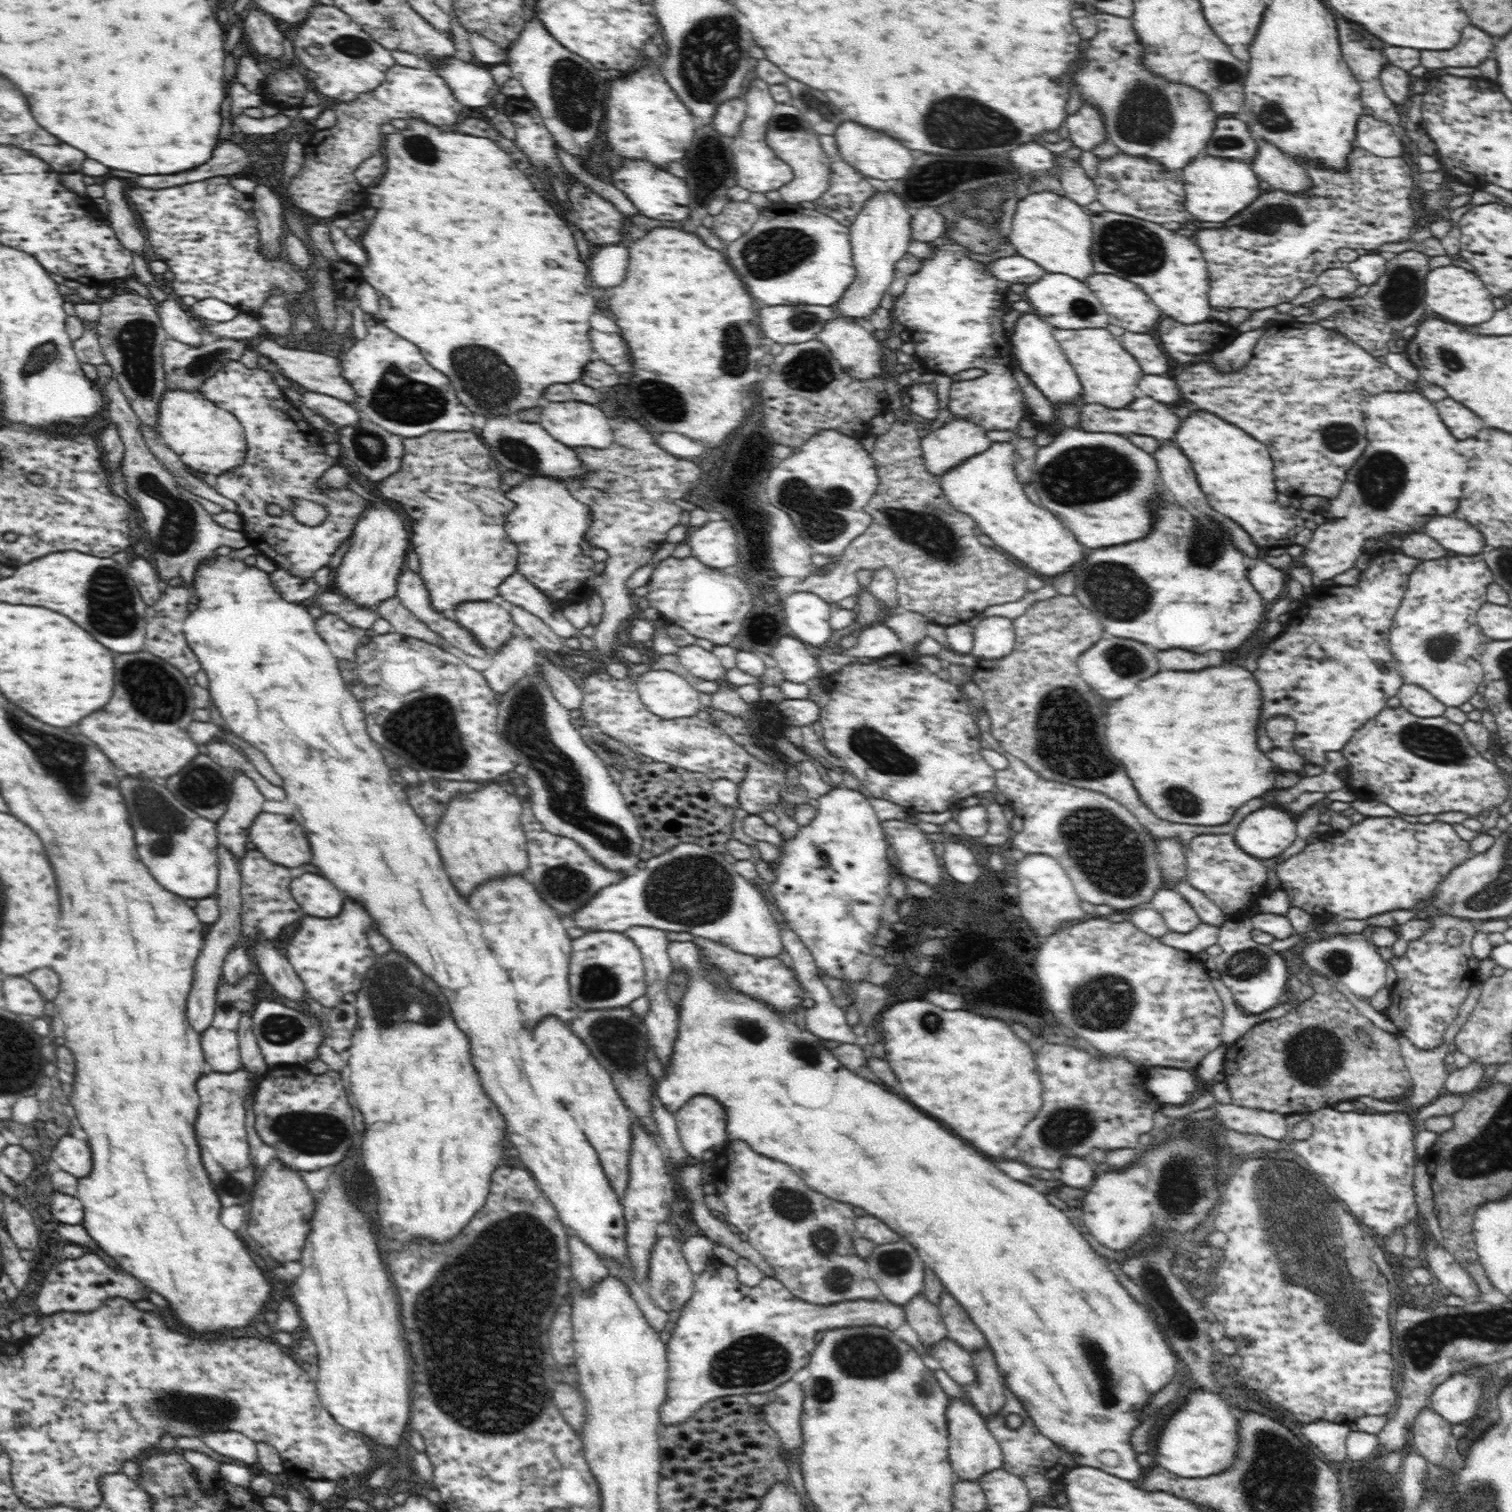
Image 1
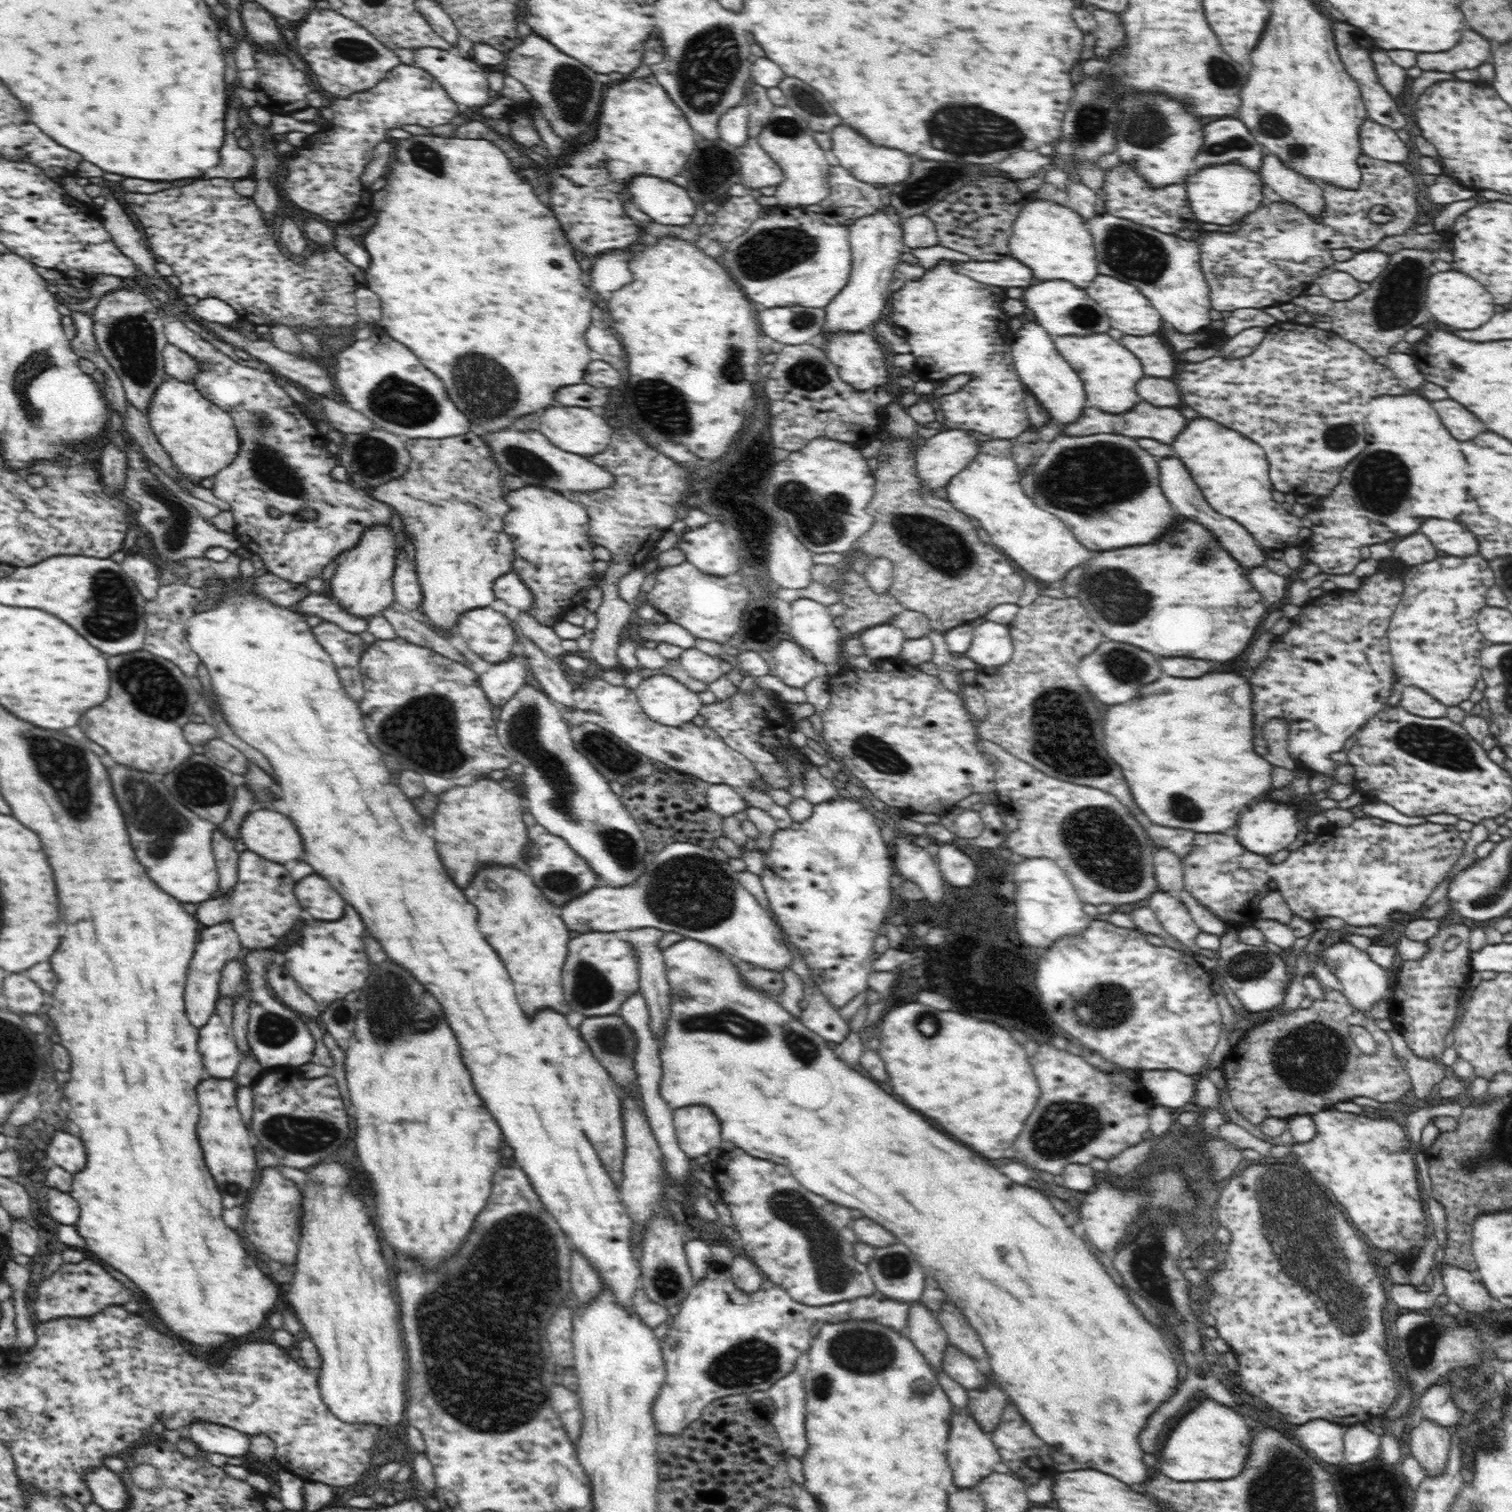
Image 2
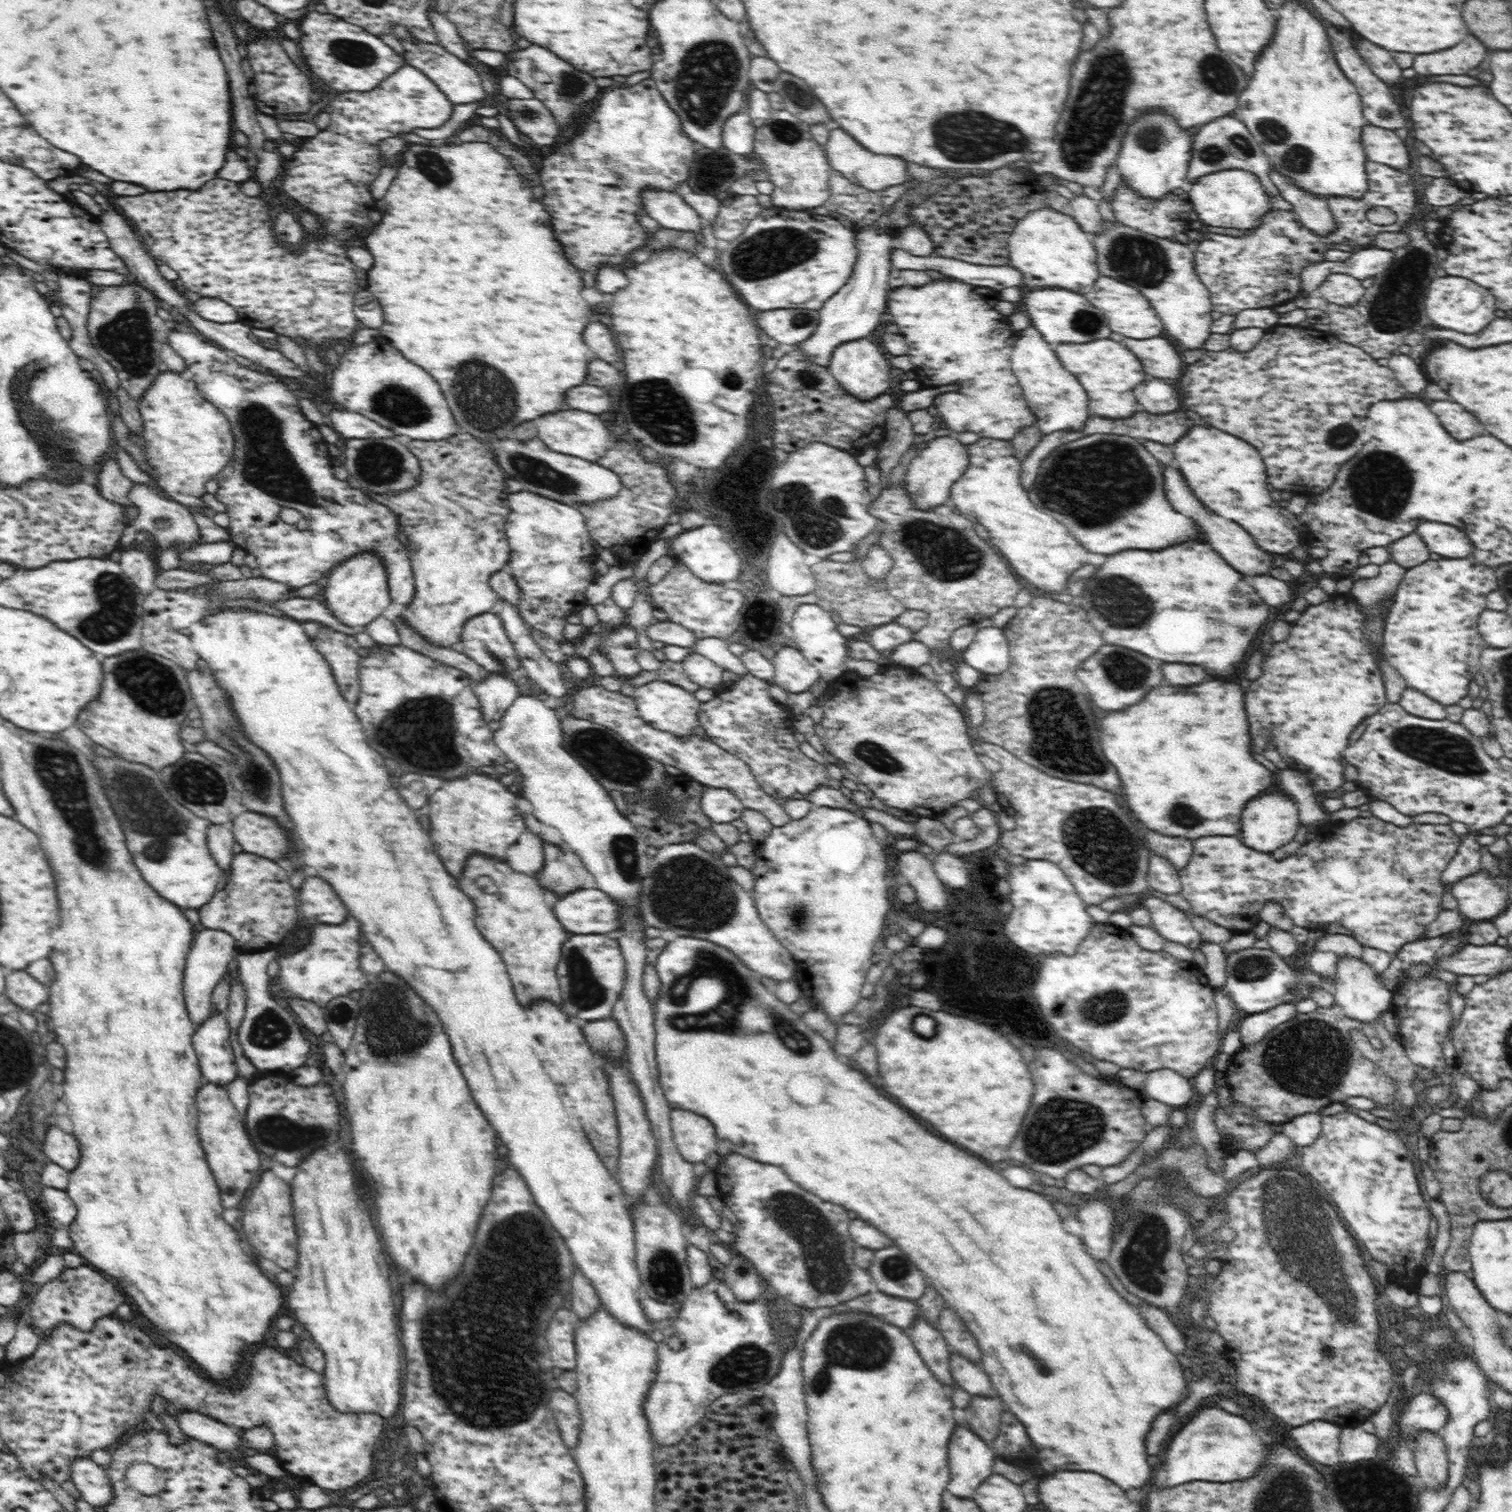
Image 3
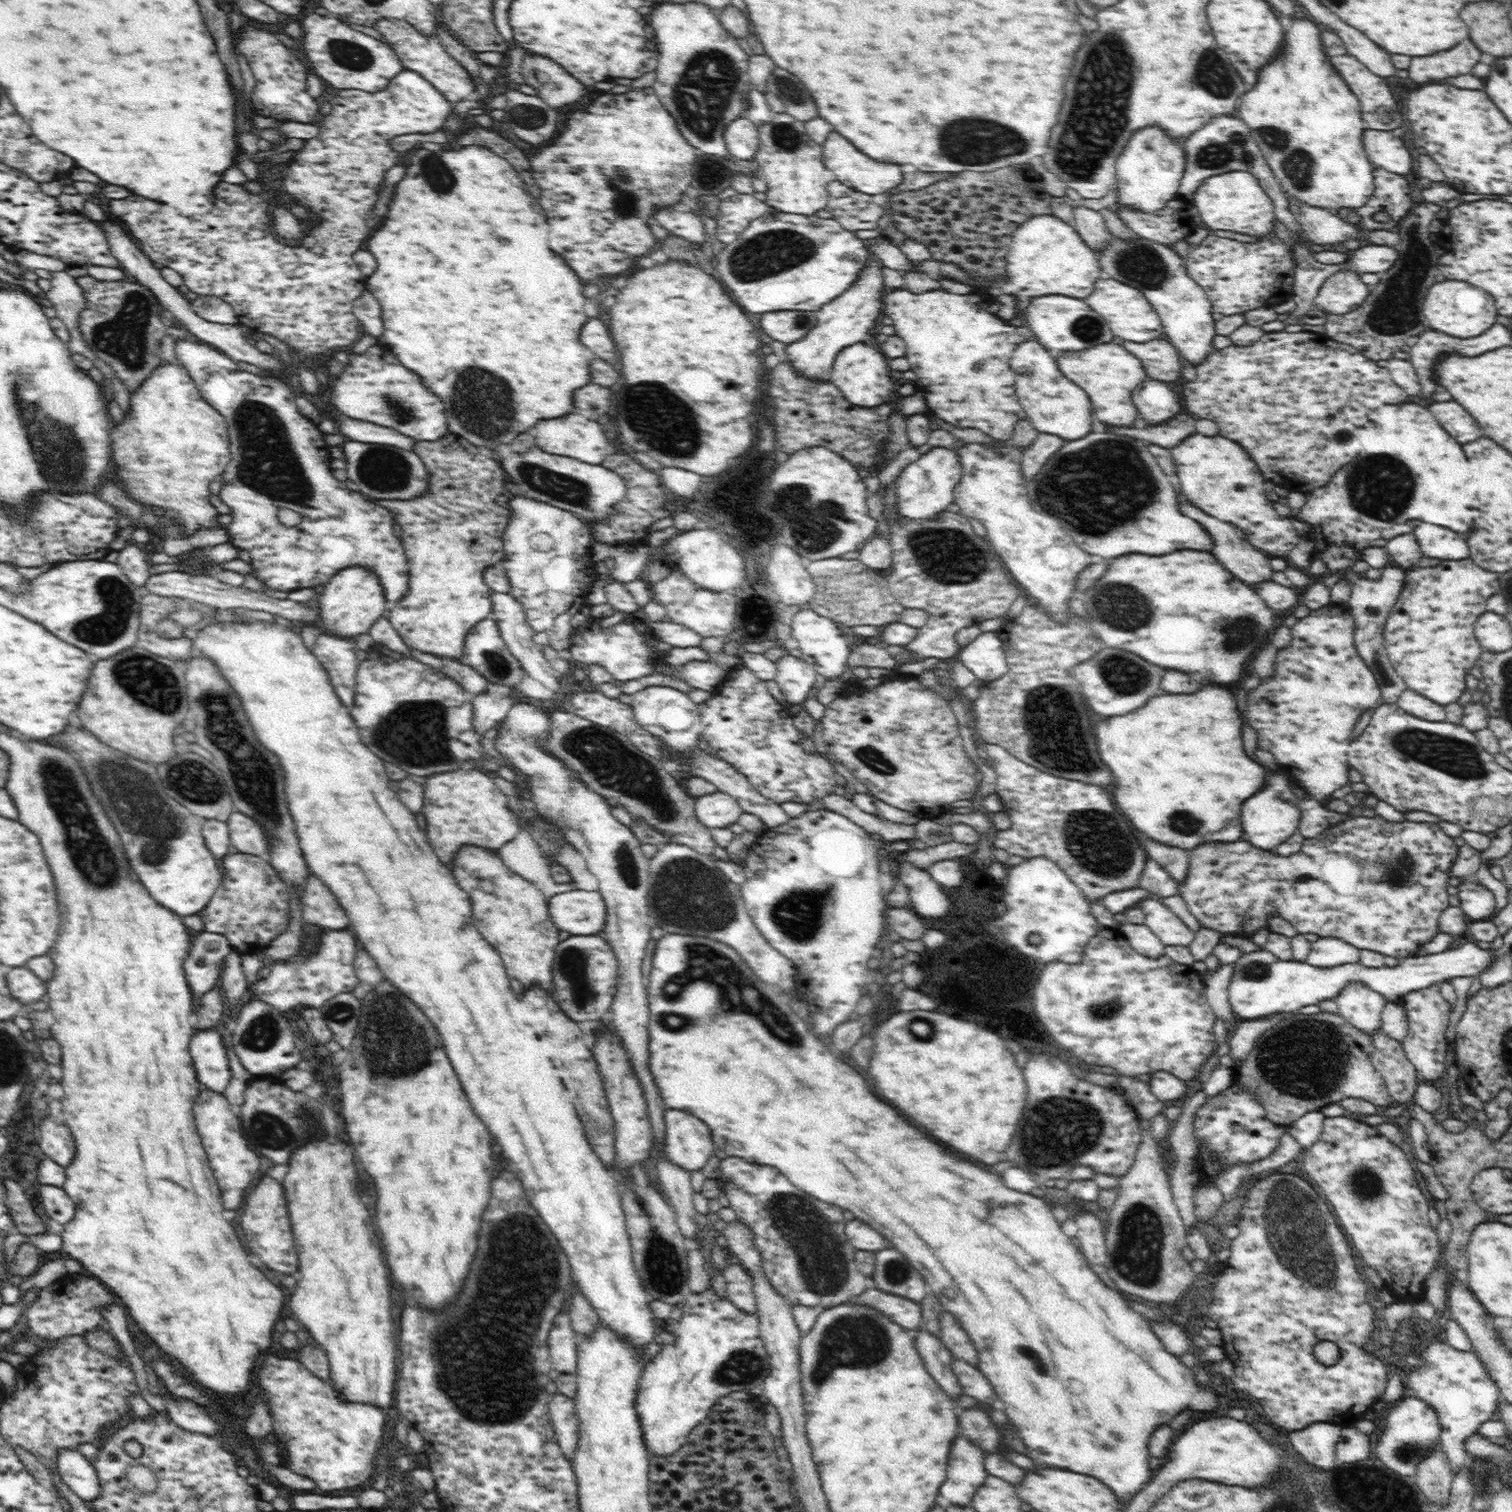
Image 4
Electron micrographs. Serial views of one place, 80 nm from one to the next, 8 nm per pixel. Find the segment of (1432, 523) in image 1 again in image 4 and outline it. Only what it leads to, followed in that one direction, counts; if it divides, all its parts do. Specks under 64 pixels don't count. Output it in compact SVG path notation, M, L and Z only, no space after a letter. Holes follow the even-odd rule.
M1418 524L1413 533L1418 538L1424 556L1440 560L1462 560L1470 556L1466 538L1450 532L1448 528L1440 528L1436 524Z

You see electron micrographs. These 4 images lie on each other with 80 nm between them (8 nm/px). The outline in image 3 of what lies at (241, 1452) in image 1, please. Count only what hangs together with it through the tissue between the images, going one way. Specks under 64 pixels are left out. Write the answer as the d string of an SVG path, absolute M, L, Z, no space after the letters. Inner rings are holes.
M186 1410L182 1414L178 1412L174 1418L176 1418L179 1427L187 1437L212 1445L225 1453L226 1450L228 1454L232 1450L238 1450L238 1446L242 1442L242 1430L214 1420L205 1414Z

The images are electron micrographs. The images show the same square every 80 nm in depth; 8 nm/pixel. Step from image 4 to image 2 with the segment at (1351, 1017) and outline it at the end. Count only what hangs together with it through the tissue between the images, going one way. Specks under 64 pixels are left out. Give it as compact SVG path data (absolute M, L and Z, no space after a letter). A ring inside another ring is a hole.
M1339 940L1311 957L1315 959L1318 955L1323 958L1325 965L1329 966L1329 970L1332 970L1341 982L1342 995L1349 1000L1350 1007L1354 1007L1356 1011L1371 1016L1369 1014L1371 1006L1378 999L1392 999L1392 989L1388 986L1386 971L1382 966L1376 964L1376 961L1366 953L1366 950L1354 946L1352 943Z

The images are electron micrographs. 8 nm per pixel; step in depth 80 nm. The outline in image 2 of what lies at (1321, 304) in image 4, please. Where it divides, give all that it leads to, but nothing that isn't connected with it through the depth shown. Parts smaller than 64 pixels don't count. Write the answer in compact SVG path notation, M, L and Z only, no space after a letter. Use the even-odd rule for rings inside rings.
M1340 270L1325 271L1316 280L1322 295L1334 301L1351 299L1360 289L1360 281L1347 272Z

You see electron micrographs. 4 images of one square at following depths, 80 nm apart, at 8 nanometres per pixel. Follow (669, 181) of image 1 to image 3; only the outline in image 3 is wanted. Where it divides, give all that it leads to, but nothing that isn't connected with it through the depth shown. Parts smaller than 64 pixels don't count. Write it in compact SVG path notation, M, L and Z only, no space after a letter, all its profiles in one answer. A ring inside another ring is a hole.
M644 188L642 192L644 210L660 226L698 233L704 220L692 206L688 206L678 192L661 192L652 188Z

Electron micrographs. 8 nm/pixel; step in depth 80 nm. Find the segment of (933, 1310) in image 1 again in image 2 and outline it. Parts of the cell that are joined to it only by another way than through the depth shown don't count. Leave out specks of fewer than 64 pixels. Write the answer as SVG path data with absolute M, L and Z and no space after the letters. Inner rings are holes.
M914 1302L916 1306L911 1306L908 1313L907 1328L908 1337L913 1345L924 1355L930 1366L938 1366L940 1371L944 1371L941 1366L944 1349L948 1346L946 1331L942 1328L937 1315L926 1308L921 1302Z

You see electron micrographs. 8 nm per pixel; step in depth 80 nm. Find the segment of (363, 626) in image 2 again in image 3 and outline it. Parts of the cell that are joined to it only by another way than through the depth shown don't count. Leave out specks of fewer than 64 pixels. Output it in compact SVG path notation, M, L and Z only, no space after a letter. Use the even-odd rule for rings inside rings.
M296 596L288 598L288 600L280 600L280 602L267 602L267 600L259 600L259 598L251 599L270 604L272 607L279 609L284 616L298 620L301 623L319 623L321 626L331 627L333 630L347 635L354 635L365 631L365 628L349 628L342 625L339 620L333 617L333 613L318 596L309 598Z

